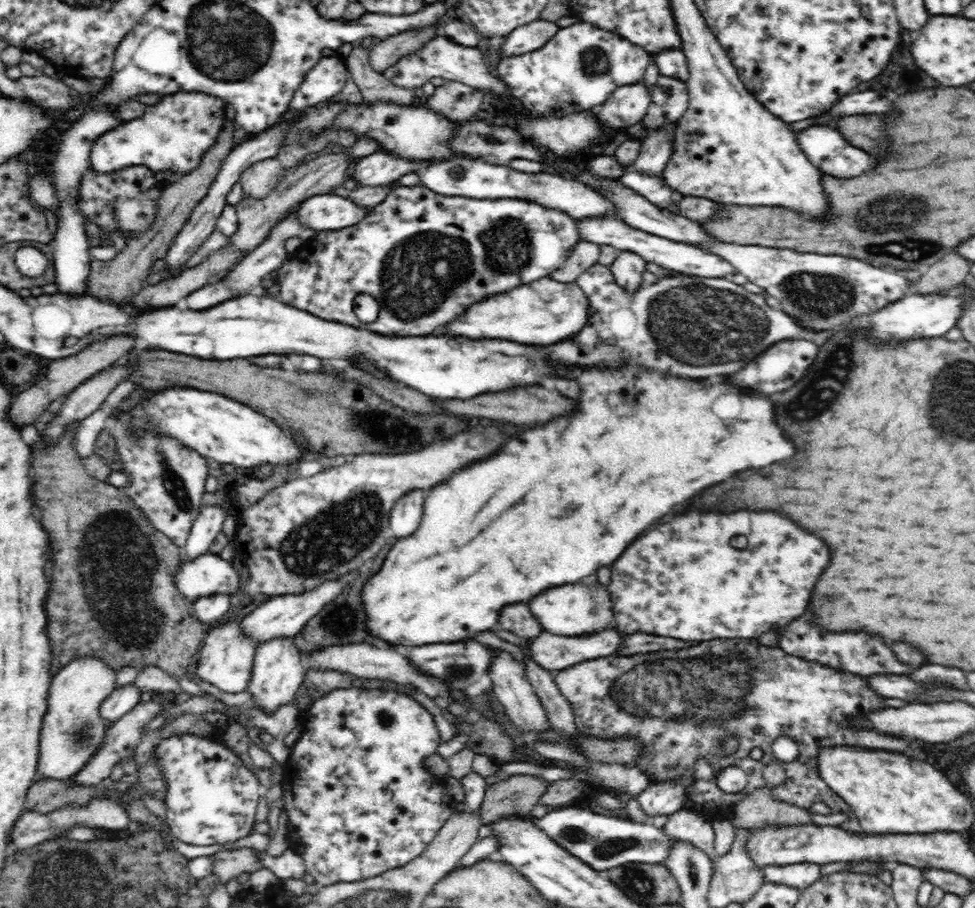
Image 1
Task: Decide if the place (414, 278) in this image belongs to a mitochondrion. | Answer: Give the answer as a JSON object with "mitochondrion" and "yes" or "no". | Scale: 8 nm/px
{"mitochondrion":"yes"}

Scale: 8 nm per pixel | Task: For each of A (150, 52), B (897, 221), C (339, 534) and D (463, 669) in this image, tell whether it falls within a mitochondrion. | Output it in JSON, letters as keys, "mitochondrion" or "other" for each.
{"A":"other","B":"mitochondrion","C":"mitochondrion","D":"mitochondrion"}

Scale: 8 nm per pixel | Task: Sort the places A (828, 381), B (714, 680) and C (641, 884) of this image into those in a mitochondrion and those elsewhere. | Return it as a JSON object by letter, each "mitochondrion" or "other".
{"A":"mitochondrion","B":"mitochondrion","C":"mitochondrion"}

